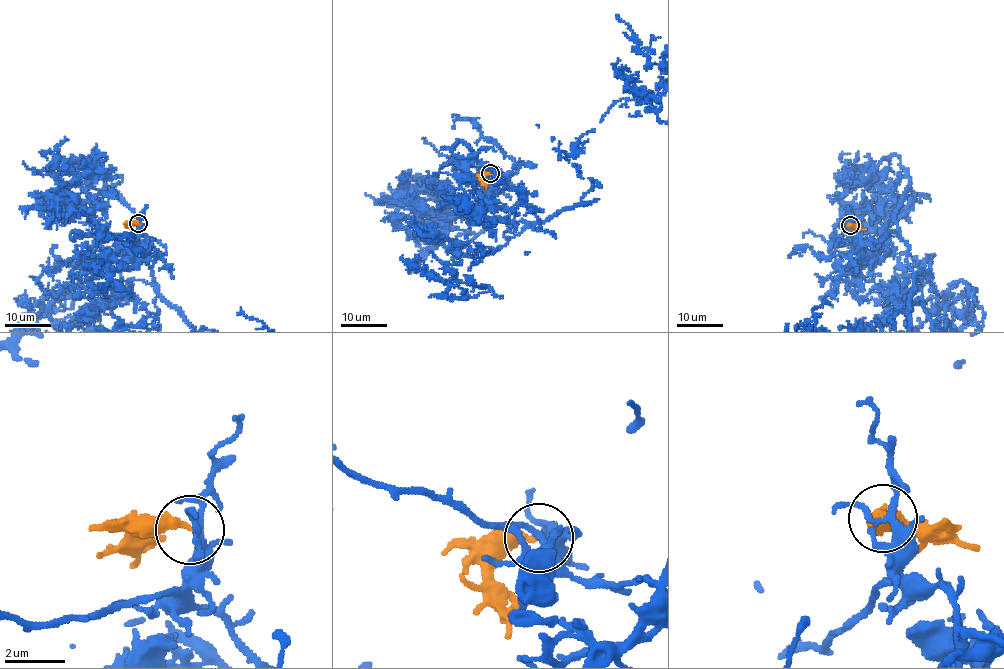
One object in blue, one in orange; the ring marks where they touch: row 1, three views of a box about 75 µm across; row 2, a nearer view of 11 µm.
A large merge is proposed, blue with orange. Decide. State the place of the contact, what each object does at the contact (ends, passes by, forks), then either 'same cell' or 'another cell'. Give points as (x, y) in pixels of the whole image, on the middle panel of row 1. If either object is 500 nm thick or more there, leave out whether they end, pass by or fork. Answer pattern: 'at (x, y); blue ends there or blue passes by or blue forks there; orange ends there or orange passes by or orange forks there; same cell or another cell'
at (490, 173); blue forks there; orange ends there; another cell

